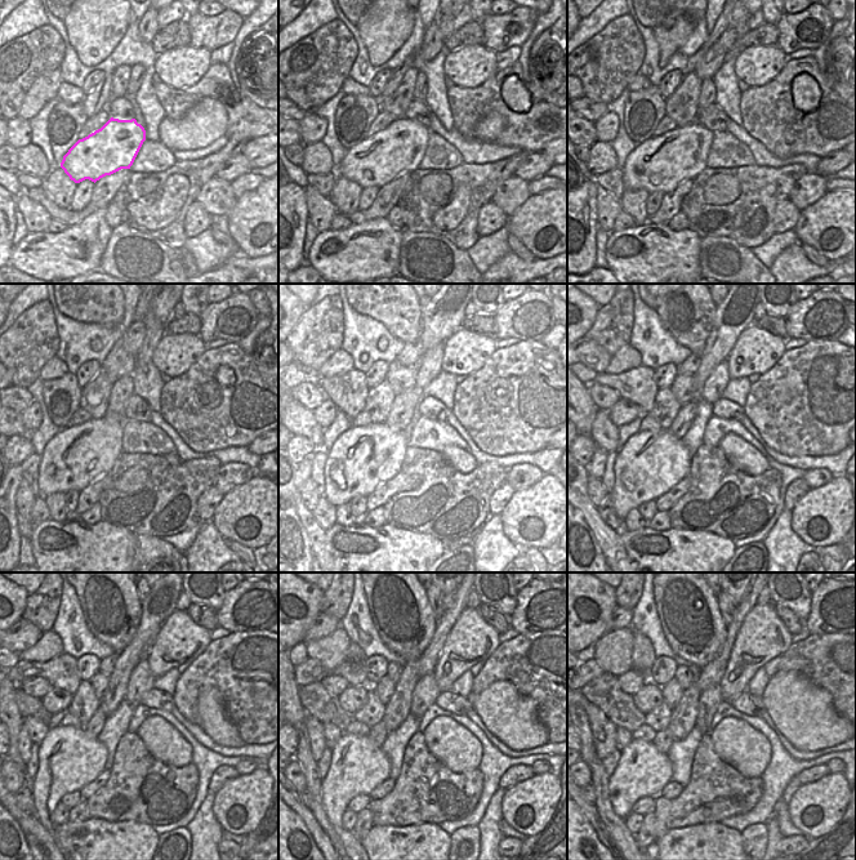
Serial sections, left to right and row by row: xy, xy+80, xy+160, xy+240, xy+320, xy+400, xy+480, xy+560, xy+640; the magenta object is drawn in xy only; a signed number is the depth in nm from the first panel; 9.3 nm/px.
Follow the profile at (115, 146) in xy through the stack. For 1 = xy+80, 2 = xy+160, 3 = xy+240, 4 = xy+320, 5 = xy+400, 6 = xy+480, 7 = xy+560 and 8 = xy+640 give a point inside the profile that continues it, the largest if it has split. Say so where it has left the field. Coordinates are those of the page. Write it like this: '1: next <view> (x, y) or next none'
1: next xy+80 (398, 148)
2: next xy+160 (661, 163)
3: next xy+240 (75, 457)
4: next xy+320 (362, 458)
5: next xy+400 (649, 464)
6: next xy+480 (68, 758)
7: next xy+560 (357, 766)
8: next xy+640 (642, 770)

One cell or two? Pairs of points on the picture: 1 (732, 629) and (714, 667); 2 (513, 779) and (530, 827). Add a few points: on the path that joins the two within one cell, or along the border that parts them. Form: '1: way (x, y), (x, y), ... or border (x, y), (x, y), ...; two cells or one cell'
1: way (730, 638), (721, 658); one cell
2: border (535, 774), (507, 789); two cells

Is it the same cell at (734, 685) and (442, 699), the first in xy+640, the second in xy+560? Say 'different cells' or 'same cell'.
different cells

